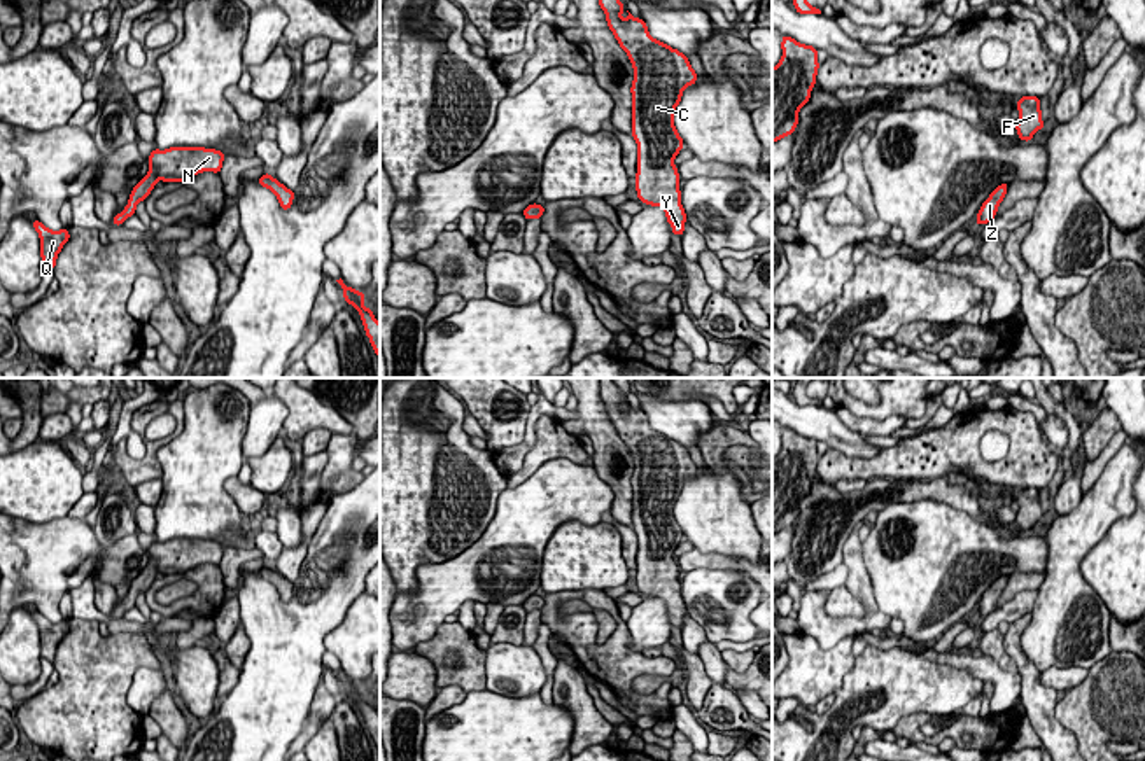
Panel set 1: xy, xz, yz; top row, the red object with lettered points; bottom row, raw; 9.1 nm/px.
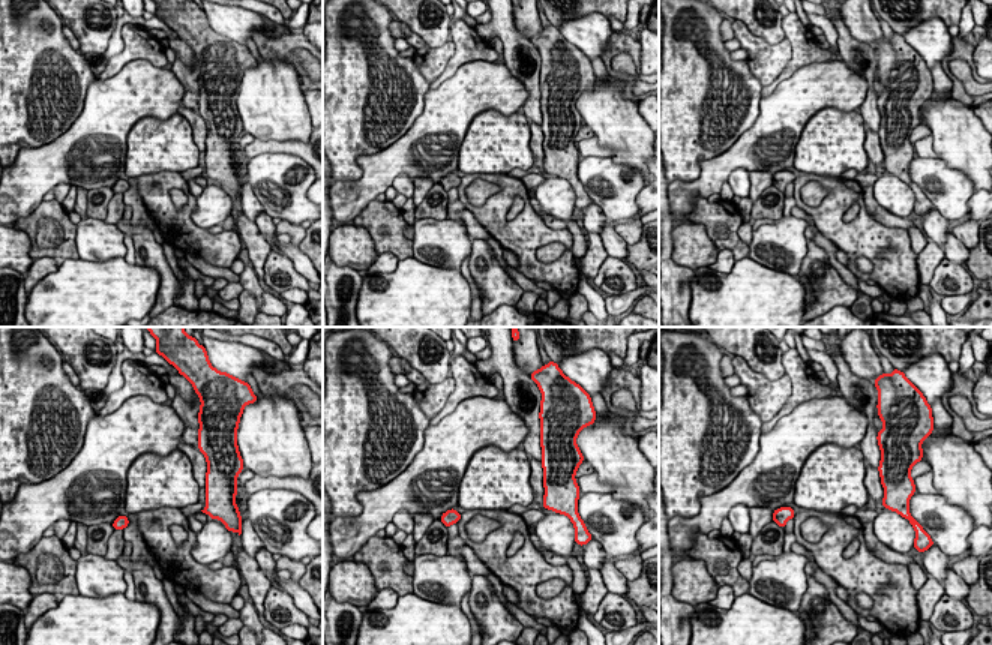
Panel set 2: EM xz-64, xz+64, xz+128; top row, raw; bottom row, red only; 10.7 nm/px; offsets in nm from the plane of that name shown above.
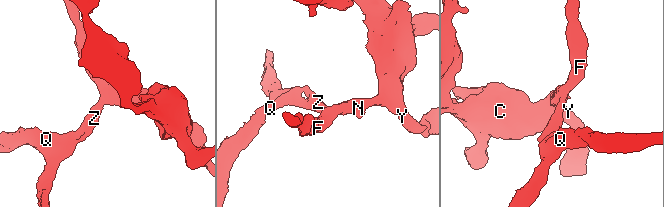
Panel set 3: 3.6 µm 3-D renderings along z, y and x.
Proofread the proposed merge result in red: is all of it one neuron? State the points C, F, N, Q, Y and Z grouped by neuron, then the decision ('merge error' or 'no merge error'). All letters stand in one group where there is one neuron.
groups C F N Q Y Z; no merge error

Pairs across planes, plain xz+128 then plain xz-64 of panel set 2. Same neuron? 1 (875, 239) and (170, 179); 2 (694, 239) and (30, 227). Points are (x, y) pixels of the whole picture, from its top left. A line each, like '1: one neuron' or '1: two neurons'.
1: one neuron
2: two neurons

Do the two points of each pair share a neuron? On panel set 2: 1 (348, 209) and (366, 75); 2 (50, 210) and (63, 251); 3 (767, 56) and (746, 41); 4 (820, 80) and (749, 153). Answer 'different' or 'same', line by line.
1: different
2: same
3: same
4: same

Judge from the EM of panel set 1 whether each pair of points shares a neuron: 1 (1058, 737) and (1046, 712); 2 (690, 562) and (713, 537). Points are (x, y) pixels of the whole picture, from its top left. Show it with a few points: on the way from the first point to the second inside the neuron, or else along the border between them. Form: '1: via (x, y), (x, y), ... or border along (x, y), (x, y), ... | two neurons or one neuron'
1: via (1053, 732), (1046, 725), (1046, 718) | one neuron
2: border along (694, 546), (704, 553), (723, 553), (739, 558) | two neurons

